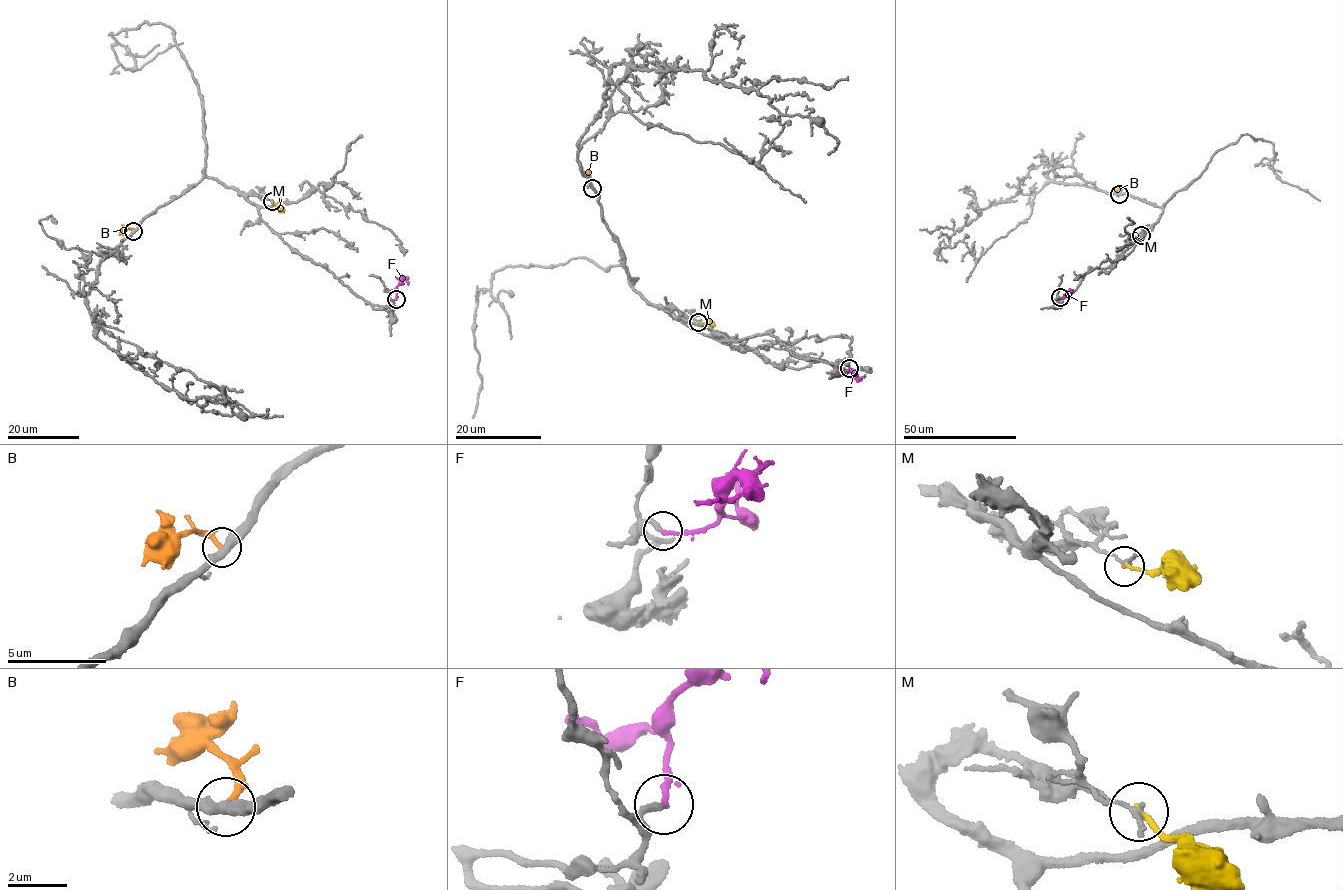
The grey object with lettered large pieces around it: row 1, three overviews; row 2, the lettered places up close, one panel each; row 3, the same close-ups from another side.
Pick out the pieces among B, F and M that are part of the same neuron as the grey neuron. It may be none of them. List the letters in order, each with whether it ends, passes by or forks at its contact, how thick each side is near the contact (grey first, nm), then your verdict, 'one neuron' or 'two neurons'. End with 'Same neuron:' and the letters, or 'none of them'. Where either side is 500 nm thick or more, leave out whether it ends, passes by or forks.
B: it ends; calibres 380 and 240 nm; two neurons
F: it ends; calibres 240 and 180 nm; one neuron
M: it ends; calibres 200 and 200 nm; two neurons
Same neuron: F

